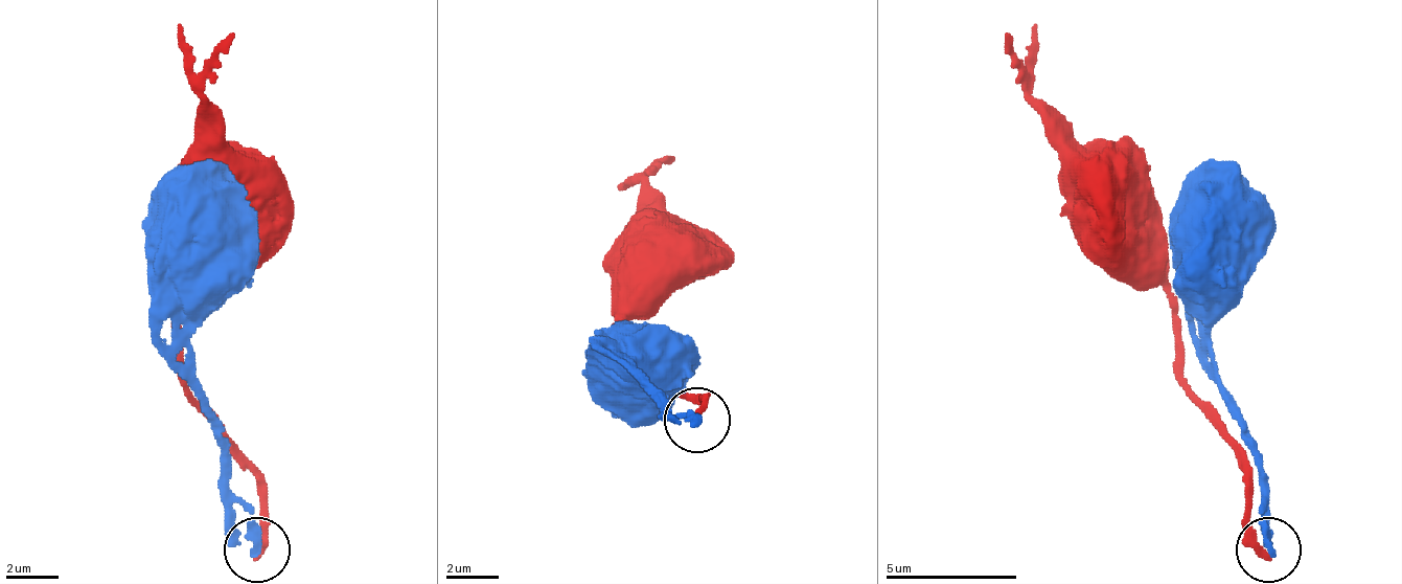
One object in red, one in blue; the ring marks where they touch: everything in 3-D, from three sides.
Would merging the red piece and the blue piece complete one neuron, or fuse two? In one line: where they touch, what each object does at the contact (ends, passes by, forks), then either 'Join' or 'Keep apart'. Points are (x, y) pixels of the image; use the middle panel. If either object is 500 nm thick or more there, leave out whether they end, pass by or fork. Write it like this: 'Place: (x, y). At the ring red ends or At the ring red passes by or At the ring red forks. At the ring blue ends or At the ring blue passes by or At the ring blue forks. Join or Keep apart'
Place: (697, 420). At the ring red ends. At the ring blue passes by. Keep apart

